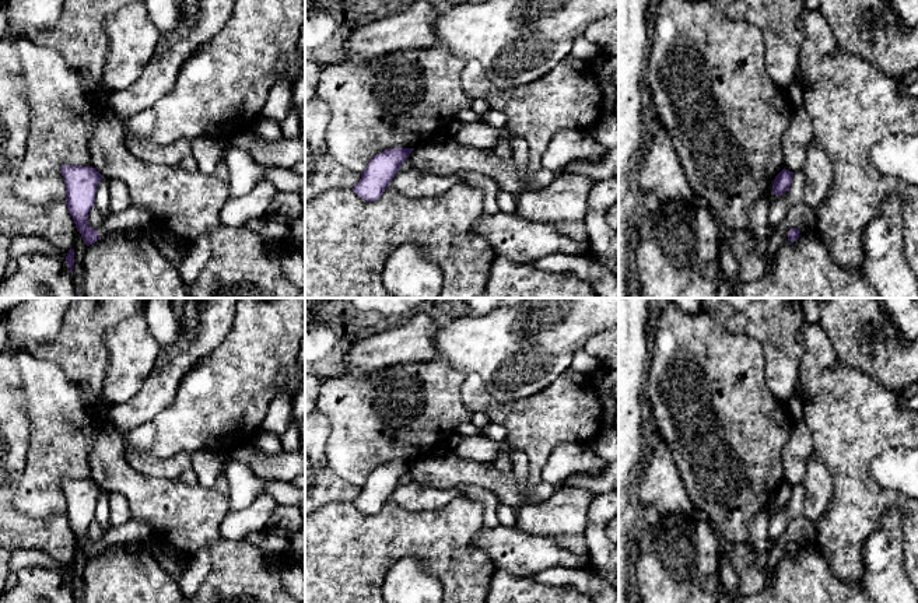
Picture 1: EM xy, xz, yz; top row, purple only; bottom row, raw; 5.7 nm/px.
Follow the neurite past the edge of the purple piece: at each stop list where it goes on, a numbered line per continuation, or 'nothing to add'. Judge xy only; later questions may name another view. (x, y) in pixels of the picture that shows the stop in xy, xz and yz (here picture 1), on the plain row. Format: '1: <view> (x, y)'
1: xy (135, 530)

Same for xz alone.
nothing to add

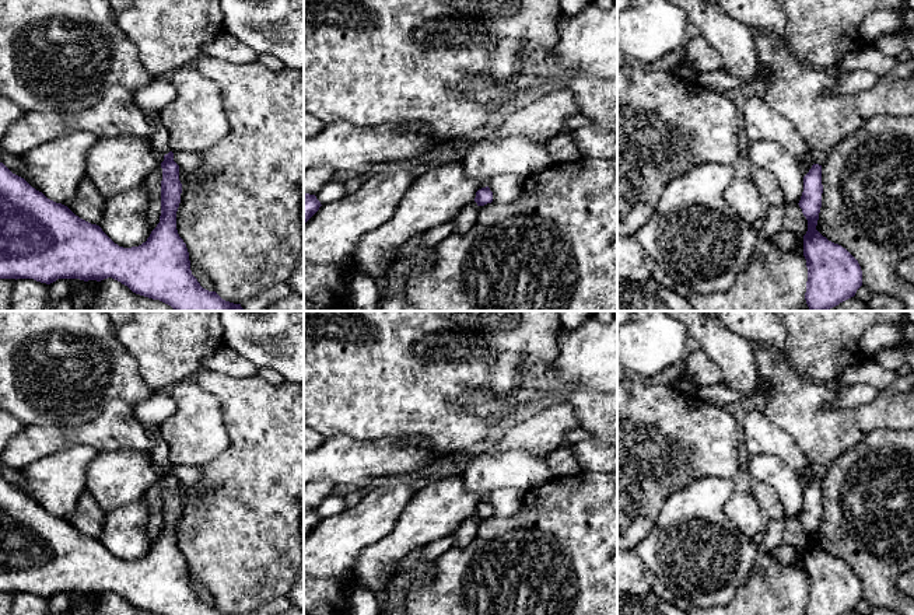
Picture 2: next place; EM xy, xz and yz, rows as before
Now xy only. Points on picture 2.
1: xy (160, 406)

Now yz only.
nothing to add

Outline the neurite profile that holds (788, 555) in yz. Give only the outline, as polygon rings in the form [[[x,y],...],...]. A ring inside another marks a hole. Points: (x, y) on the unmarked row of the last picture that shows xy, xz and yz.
[[[781,544],[773,551],[773,555],[777,558],[777,560],[787,566],[795,565],[802,553],[803,551],[787,544]]]

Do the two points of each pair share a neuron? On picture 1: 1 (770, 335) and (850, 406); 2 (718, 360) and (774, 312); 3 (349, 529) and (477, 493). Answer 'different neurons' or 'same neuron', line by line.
1: different neurons
2: different neurons
3: different neurons

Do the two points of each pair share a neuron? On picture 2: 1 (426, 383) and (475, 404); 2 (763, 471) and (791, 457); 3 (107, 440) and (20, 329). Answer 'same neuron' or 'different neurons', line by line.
1: different neurons
2: different neurons
3: different neurons

